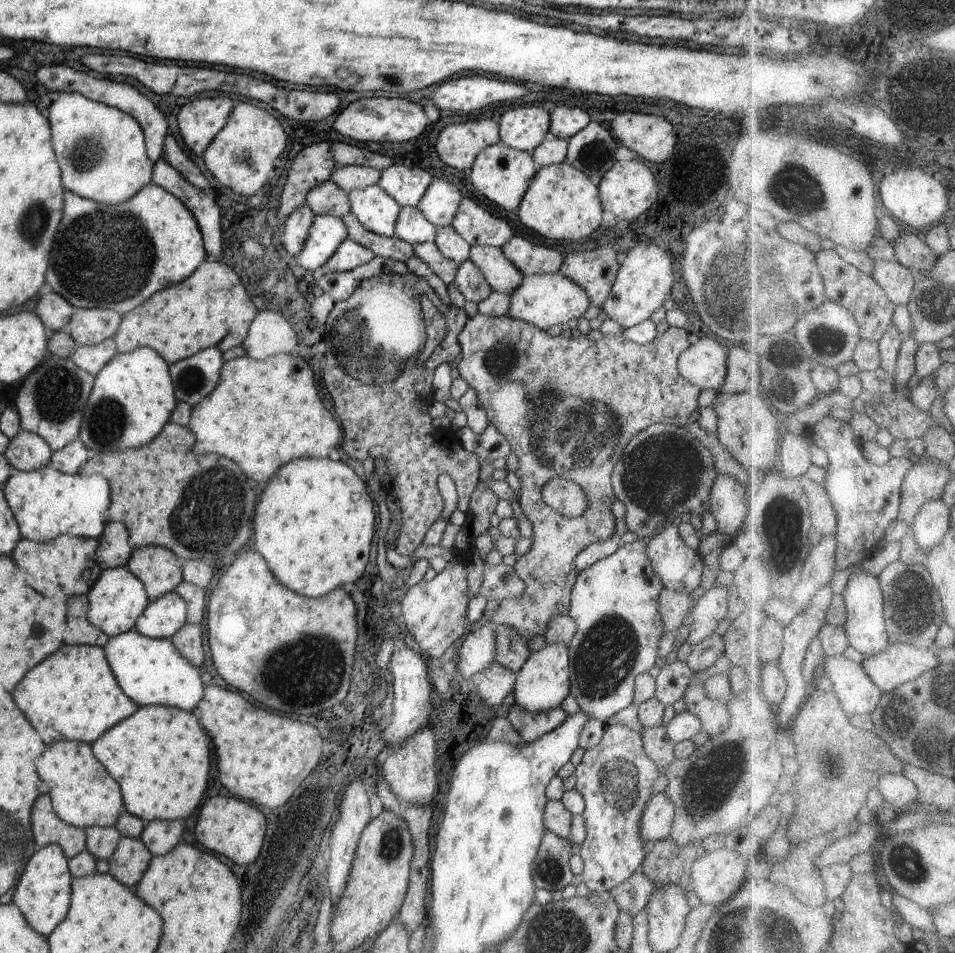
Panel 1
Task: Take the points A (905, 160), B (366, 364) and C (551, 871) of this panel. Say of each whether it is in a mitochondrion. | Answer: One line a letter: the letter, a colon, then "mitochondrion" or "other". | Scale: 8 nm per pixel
A: other
B: mitochondrion
C: mitochondrion

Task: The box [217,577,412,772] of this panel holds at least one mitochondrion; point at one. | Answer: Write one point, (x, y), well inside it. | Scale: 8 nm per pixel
(305, 669)

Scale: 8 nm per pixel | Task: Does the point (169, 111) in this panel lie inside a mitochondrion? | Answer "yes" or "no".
no

